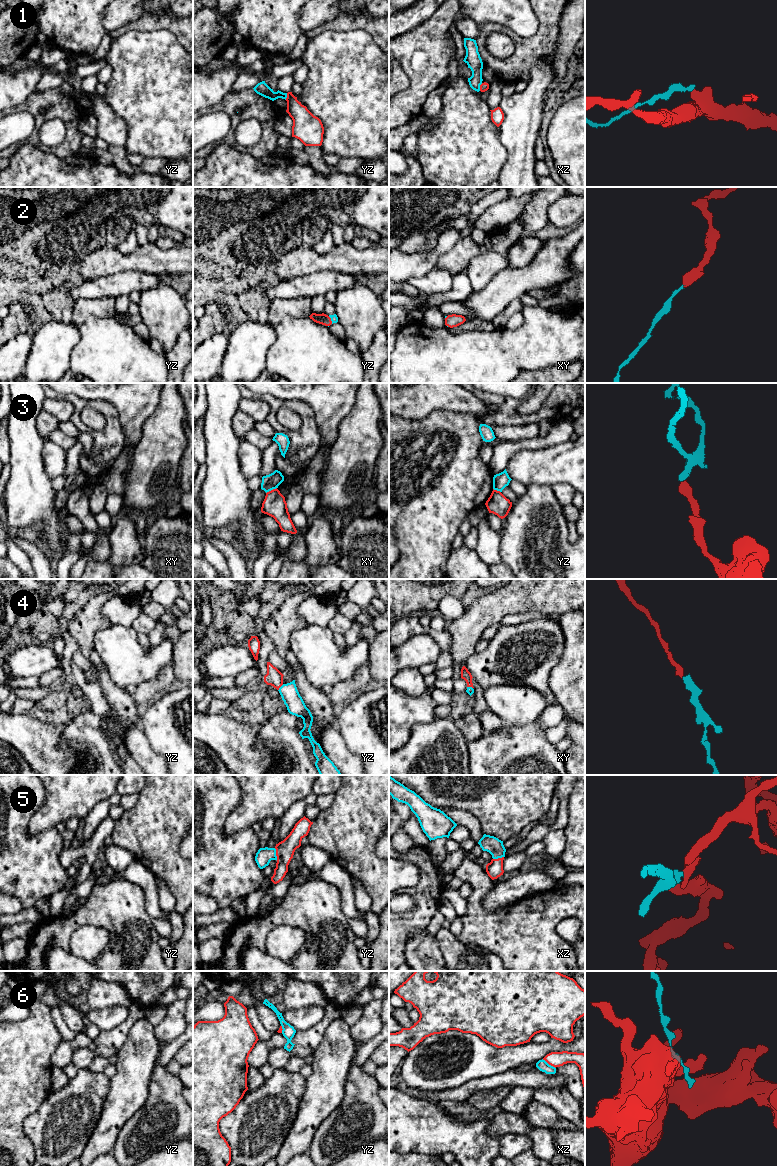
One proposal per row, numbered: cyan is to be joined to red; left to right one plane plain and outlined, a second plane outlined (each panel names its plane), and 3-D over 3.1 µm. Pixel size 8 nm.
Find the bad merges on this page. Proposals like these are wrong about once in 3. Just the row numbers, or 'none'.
1, 3, 6

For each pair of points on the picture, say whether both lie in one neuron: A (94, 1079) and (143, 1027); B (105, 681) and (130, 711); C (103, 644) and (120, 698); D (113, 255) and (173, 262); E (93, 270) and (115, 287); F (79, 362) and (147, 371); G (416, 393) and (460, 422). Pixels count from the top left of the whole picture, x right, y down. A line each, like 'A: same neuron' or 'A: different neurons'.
A: different neurons
B: same neuron
C: different neurons
D: same neuron
E: different neurons
F: same neuron
G: different neurons

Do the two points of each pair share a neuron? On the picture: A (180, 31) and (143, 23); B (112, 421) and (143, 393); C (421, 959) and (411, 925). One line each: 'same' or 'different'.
A: same
B: different
C: different

